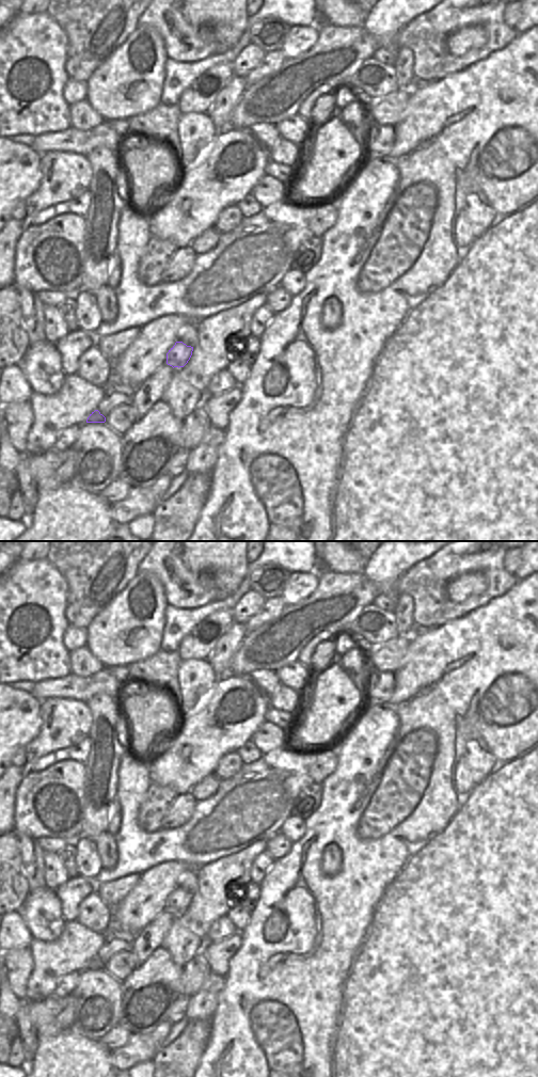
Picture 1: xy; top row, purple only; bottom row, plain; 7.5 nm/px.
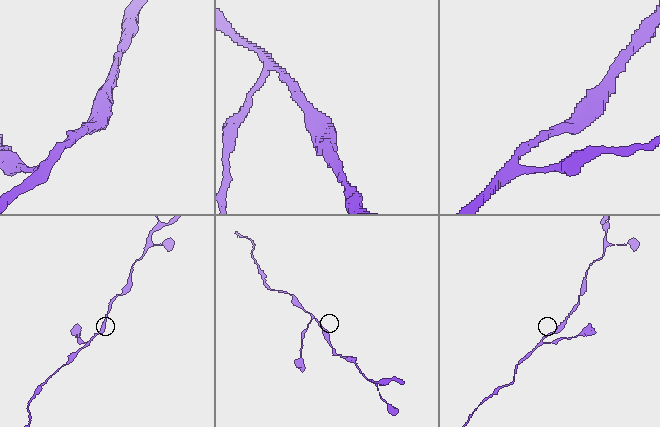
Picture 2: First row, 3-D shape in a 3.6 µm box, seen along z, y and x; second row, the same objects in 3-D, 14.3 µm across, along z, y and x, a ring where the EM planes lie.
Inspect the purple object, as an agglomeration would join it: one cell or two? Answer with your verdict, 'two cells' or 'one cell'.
one cell

